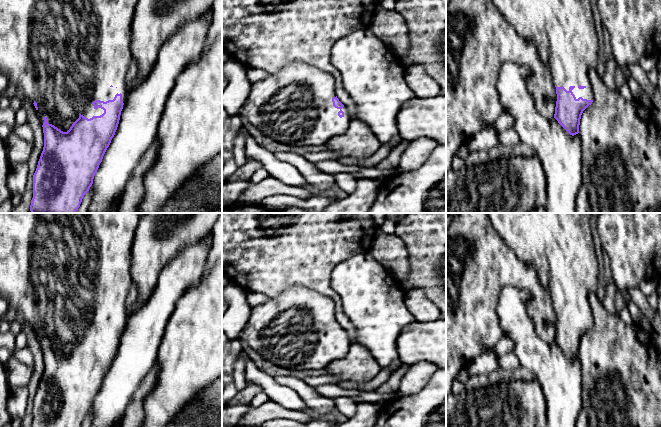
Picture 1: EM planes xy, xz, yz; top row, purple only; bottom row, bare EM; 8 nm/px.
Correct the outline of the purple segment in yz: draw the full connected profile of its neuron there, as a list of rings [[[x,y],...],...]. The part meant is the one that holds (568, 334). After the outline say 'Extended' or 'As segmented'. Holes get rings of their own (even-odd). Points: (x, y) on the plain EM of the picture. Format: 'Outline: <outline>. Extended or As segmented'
Outline: [[[486,213],[507,246],[532,266],[550,292],[556,311],[554,342],[572,360],[579,357],[583,335],[593,326],[590,295],[596,294],[598,260],[590,229],[592,213]]]. Extended

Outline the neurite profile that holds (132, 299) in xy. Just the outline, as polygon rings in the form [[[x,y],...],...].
[[[132,283],[132,285],[130,286],[127,299],[126,299],[127,313],[132,313],[135,310],[136,305],[138,303],[138,298],[139,298],[138,287]]]

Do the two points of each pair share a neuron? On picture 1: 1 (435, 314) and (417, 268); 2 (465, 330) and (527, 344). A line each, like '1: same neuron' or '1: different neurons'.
1: different neurons
2: different neurons

